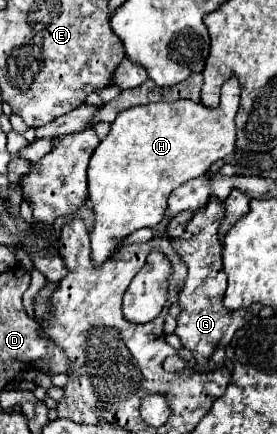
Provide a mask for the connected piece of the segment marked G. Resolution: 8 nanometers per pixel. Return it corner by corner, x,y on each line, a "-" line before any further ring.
216,198
208,202
202,210
194,212
194,218
186,224
186,230
178,238
170,238
174,250
188,266
186,282
178,292
180,316
176,318
174,334
180,338
182,346
194,352
196,370
212,372
224,364
224,350
230,344
236,330
240,330
252,316
260,312
260,304
252,304
250,308
230,312
222,306
222,298
226,292
226,274
222,272
222,246
218,242
218,226
224,218
224,204

